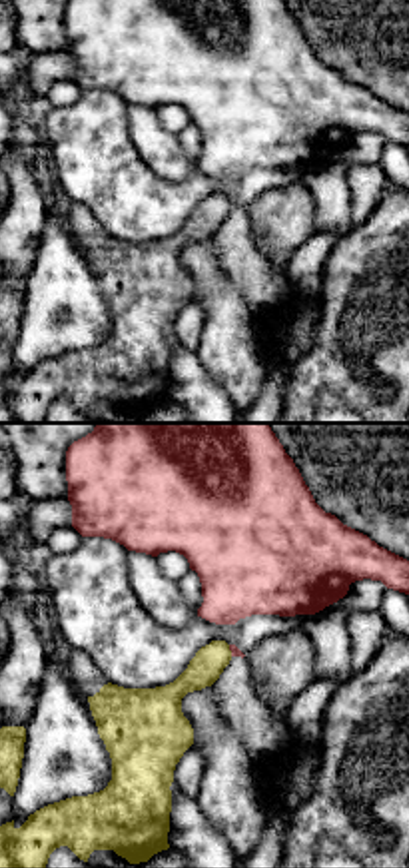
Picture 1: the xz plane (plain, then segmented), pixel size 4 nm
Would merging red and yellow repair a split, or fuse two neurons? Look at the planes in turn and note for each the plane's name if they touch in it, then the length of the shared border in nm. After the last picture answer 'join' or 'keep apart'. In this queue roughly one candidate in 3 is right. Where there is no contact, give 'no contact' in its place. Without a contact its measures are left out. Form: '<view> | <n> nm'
xz | 50 nm

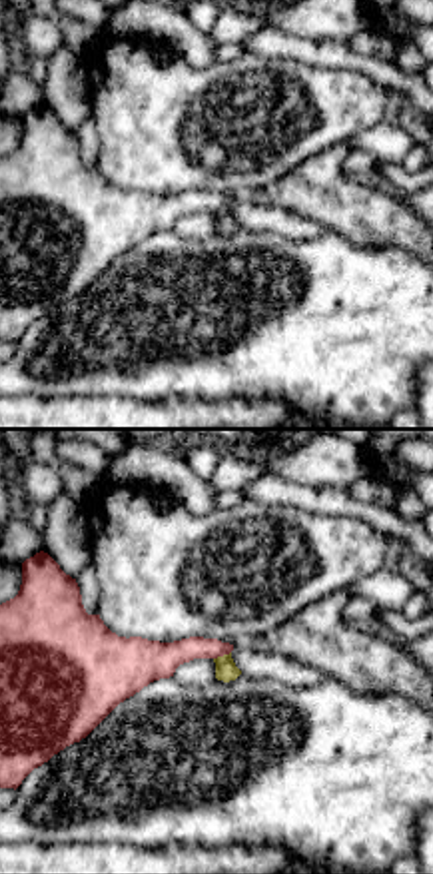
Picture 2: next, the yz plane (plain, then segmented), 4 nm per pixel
yz | 80 nm

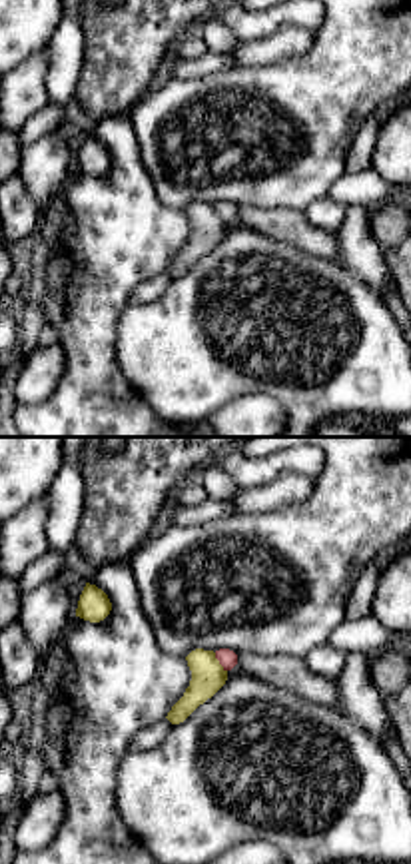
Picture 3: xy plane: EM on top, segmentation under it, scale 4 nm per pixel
xy | 90 nm

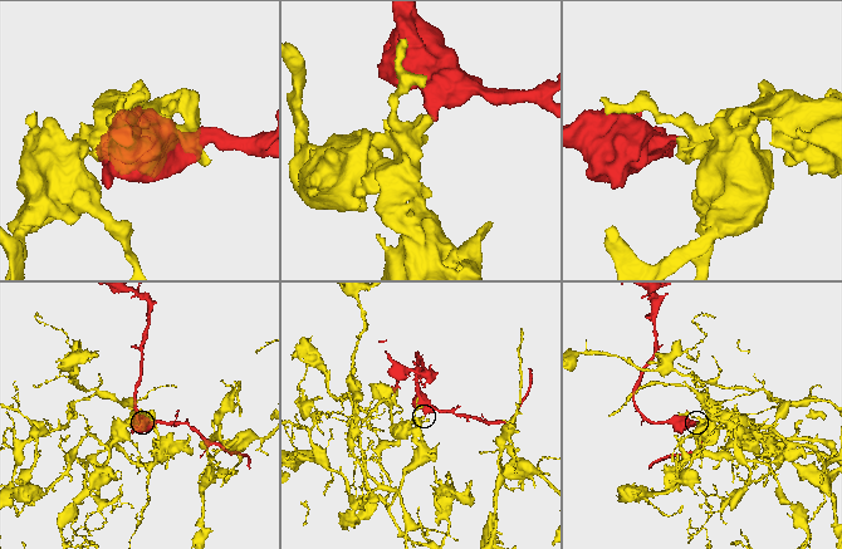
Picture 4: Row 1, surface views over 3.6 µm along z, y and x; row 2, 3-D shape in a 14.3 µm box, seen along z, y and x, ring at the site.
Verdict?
keep apart

